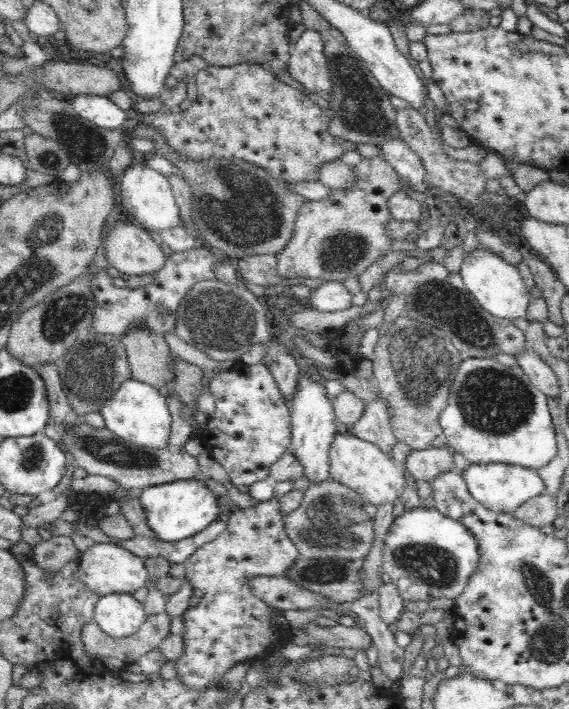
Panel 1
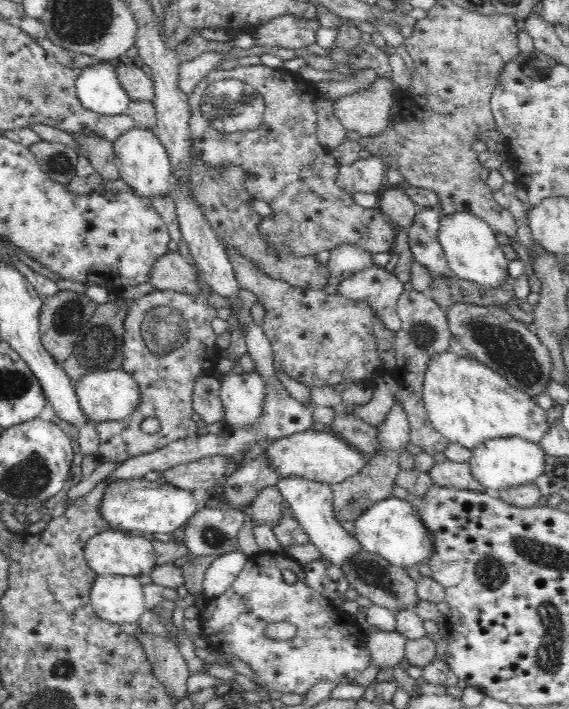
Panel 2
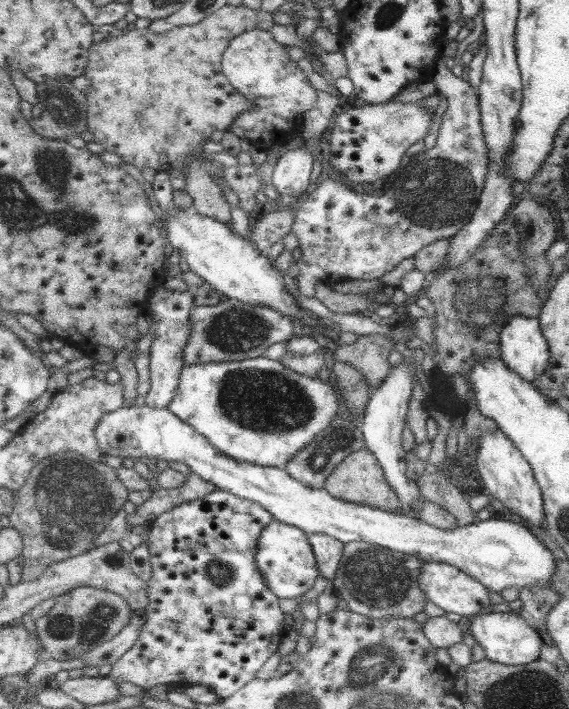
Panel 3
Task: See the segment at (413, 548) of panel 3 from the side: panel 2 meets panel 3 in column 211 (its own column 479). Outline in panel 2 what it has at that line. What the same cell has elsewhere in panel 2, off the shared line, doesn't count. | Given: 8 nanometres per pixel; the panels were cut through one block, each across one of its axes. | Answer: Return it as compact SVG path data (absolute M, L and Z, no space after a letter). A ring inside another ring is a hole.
M520 437L491 438L472 450L470 471L487 492L496 493L508 487L534 483L544 472L546 457L540 445L532 441Z

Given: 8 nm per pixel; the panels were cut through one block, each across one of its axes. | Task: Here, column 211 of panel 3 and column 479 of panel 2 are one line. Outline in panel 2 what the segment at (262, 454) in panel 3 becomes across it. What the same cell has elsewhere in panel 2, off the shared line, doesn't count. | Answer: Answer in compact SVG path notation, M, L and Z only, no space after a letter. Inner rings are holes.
M450 350L432 355L431 361L428 362L423 382L423 401L432 427L446 437L448 442L458 442L471 451L491 438L520 437L539 444L549 426L547 412L534 398L511 386L503 375L496 373L496 370Z

